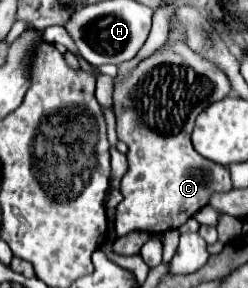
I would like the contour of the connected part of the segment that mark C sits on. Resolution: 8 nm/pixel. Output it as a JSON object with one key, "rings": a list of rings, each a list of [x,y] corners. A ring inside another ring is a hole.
{"rings":[[[176,43],[174,47],[162,47],[152,53],[148,59],[140,61],[140,65],[114,87],[114,113],[116,113],[116,129],[118,139],[128,145],[128,163],[130,169],[122,179],[122,203],[116,207],[114,229],[118,237],[124,237],[132,231],[146,231],[152,235],[166,233],[170,229],[180,229],[196,211],[208,205],[214,193],[230,191],[232,181],[226,167],[202,157],[190,141],[196,117],[212,103],[224,99],[230,93],[228,77],[208,59],[196,55],[184,43]]]}

